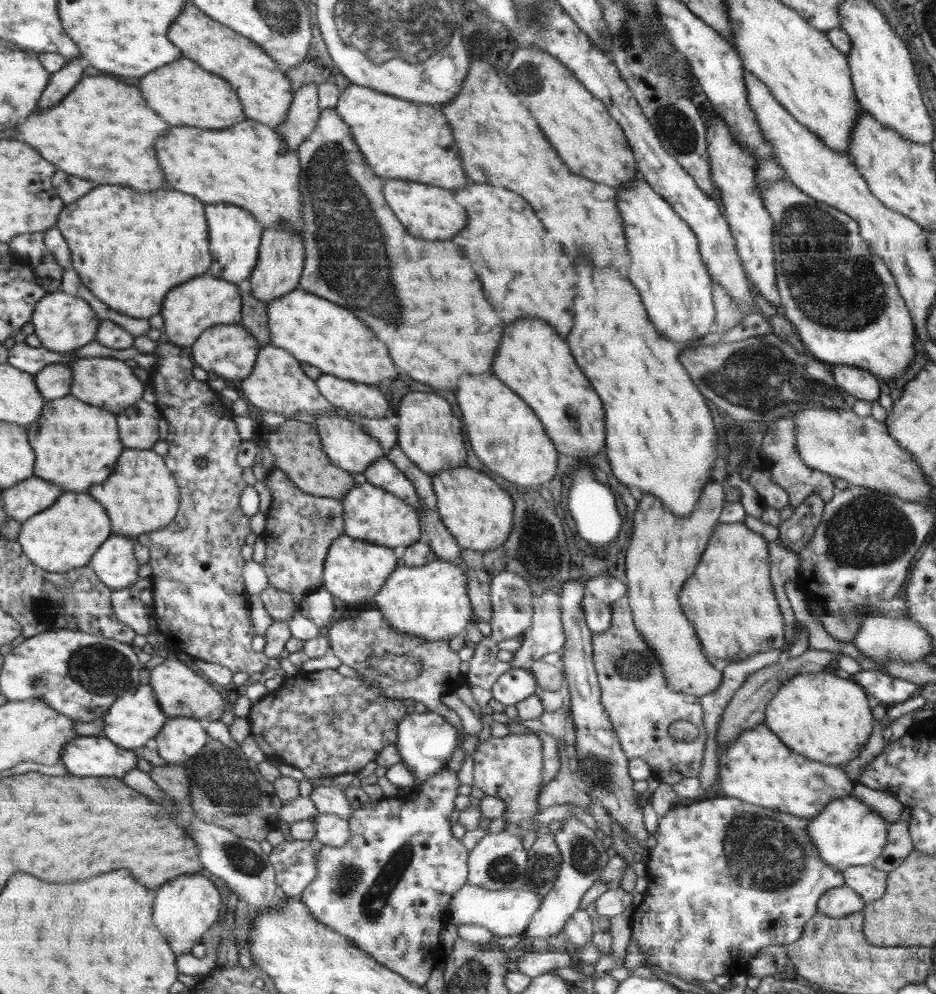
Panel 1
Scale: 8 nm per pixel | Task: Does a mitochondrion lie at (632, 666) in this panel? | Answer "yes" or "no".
yes

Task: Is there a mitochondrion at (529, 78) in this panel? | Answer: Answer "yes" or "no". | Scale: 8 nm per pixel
yes

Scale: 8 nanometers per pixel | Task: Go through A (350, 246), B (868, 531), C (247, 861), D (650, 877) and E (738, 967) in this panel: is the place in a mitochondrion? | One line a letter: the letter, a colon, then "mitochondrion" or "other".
A: mitochondrion
B: mitochondrion
C: mitochondrion
D: other
E: other

